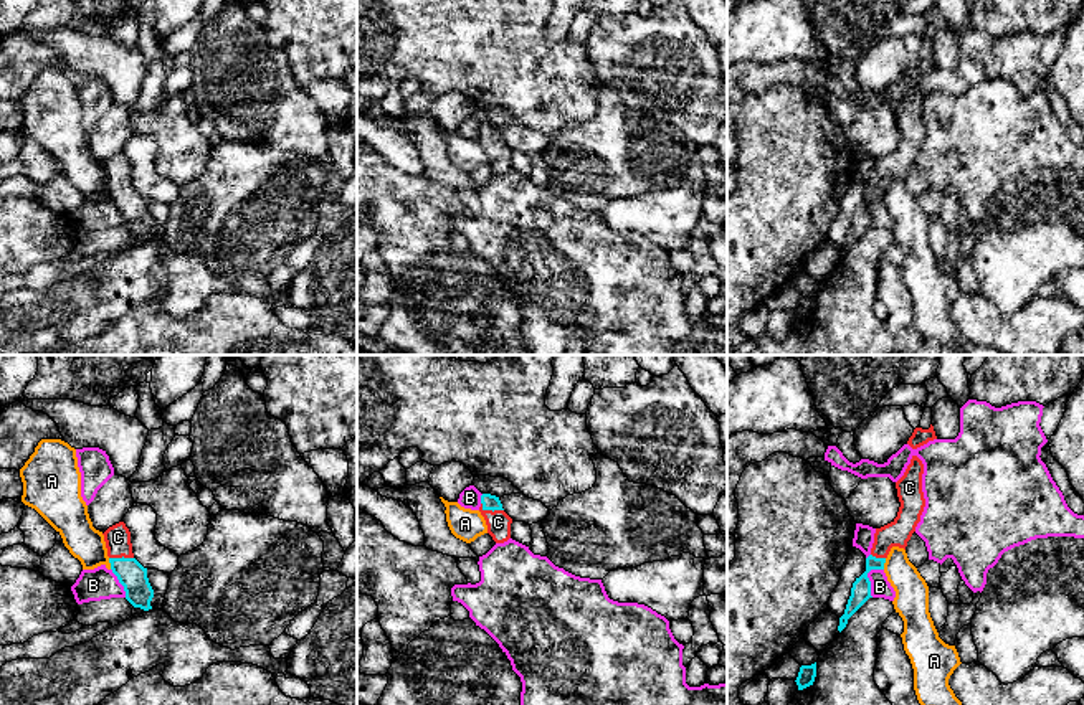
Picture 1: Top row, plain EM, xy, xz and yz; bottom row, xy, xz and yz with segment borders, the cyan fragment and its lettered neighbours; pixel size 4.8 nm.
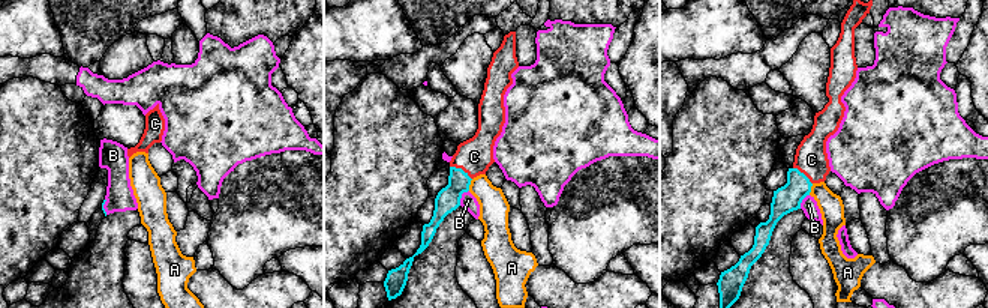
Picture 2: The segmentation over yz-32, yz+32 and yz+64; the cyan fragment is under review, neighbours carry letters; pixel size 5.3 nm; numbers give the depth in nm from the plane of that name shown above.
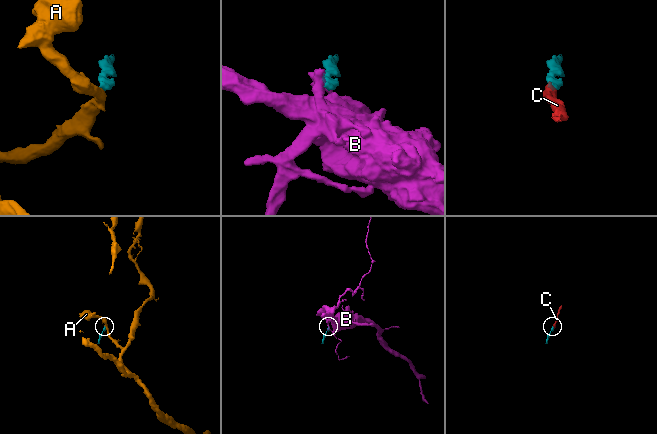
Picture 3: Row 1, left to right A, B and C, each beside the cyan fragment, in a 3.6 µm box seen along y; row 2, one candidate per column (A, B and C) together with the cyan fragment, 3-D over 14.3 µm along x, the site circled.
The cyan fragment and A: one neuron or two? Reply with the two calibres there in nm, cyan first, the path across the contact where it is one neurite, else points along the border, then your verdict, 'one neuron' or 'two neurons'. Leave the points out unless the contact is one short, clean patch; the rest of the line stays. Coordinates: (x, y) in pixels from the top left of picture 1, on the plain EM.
140/170 nm | along xy (108, 189), (111, 198) | two neurons

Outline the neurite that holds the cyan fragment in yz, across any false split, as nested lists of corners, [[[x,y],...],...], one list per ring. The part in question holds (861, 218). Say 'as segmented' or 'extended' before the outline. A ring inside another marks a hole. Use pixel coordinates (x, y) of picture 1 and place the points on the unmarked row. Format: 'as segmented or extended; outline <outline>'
extended; outline [[[912,86],[904,106],[896,112],[897,127],[901,132],[897,147],[891,154],[876,159],[871,185],[866,188],[866,201],[853,213],[851,226],[848,229],[844,244],[839,248],[839,263],[846,258],[848,249],[869,228],[872,228],[868,203],[871,200],[884,200],[884,193],[891,178],[899,177],[906,180],[907,172],[915,162],[915,157],[920,152],[920,145],[925,137],[925,129],[922,122],[922,104],[922,91],[917,86]]]

